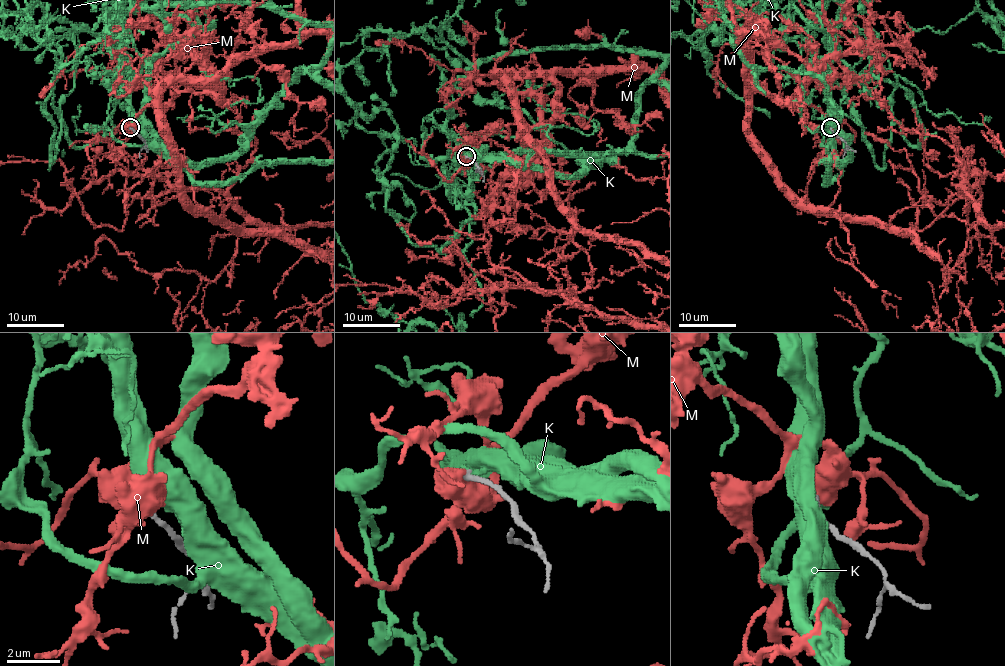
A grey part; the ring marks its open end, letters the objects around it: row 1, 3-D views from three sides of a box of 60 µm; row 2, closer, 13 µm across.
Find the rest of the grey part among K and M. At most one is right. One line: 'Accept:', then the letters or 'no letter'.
Accept: M

